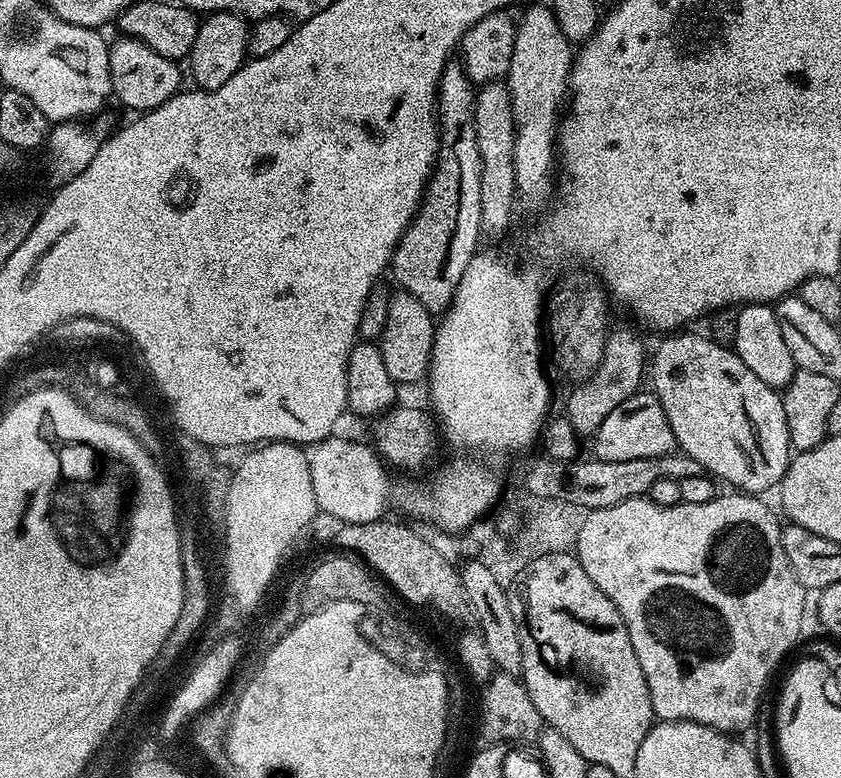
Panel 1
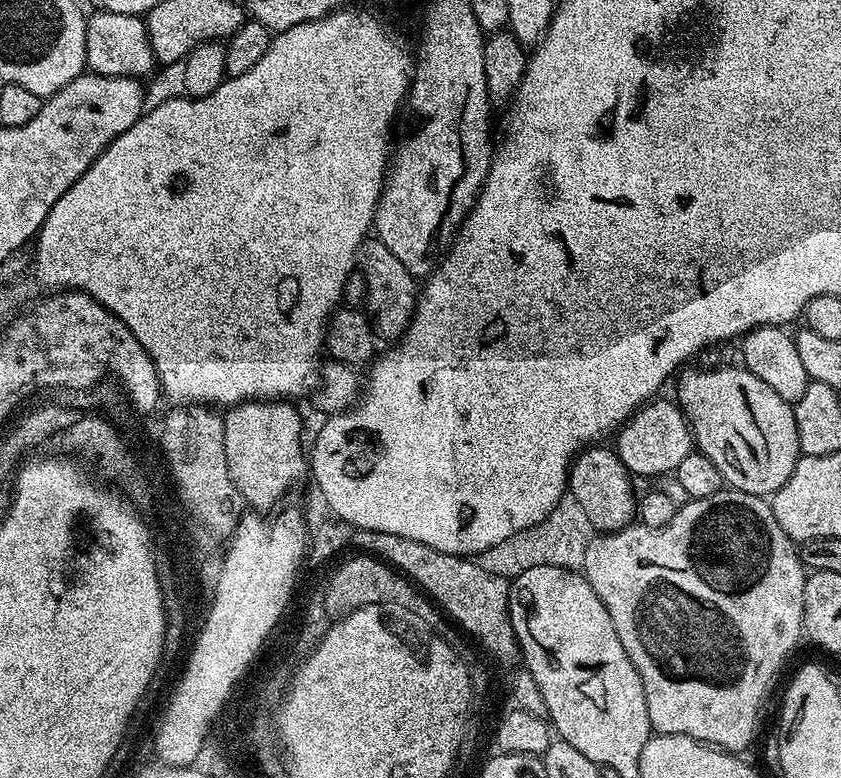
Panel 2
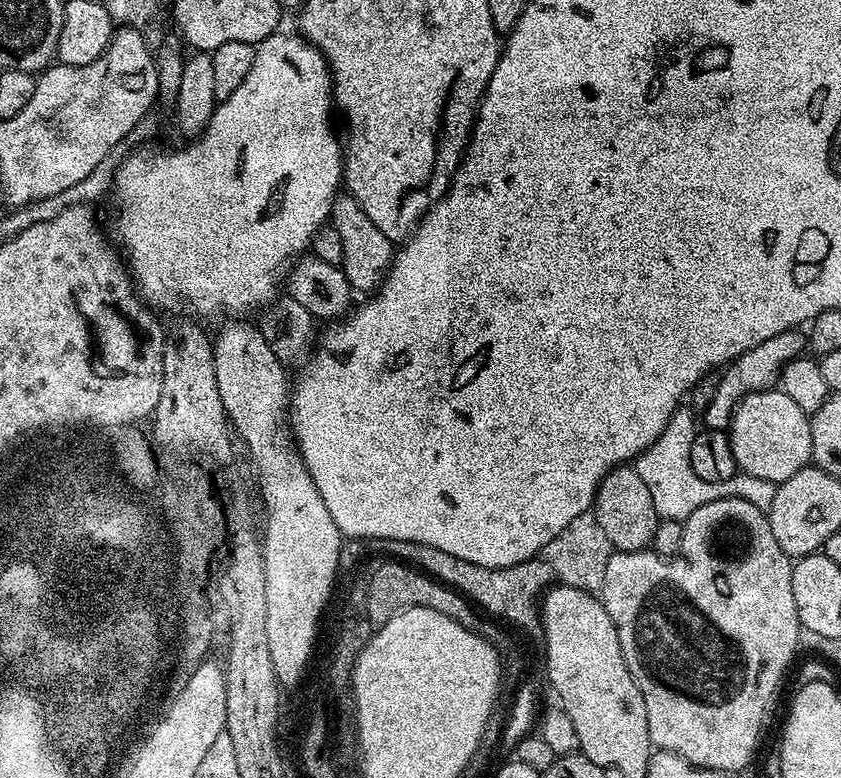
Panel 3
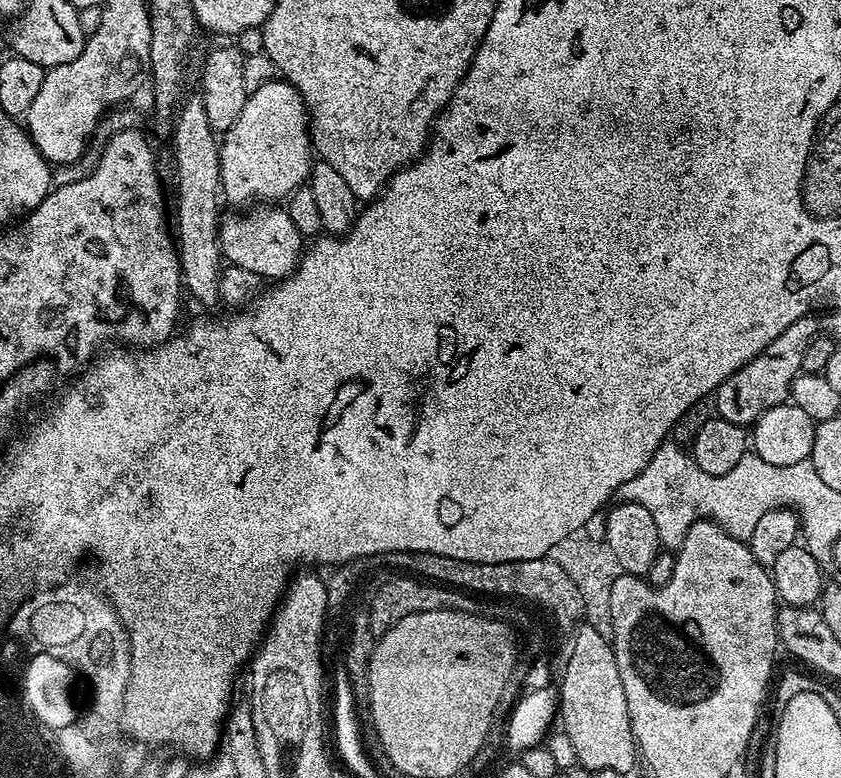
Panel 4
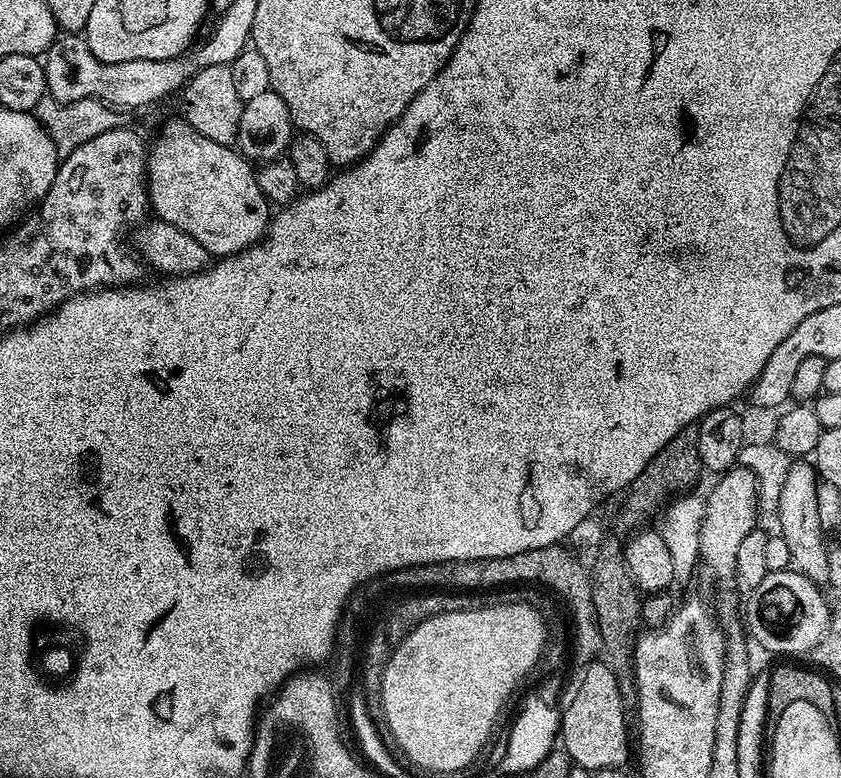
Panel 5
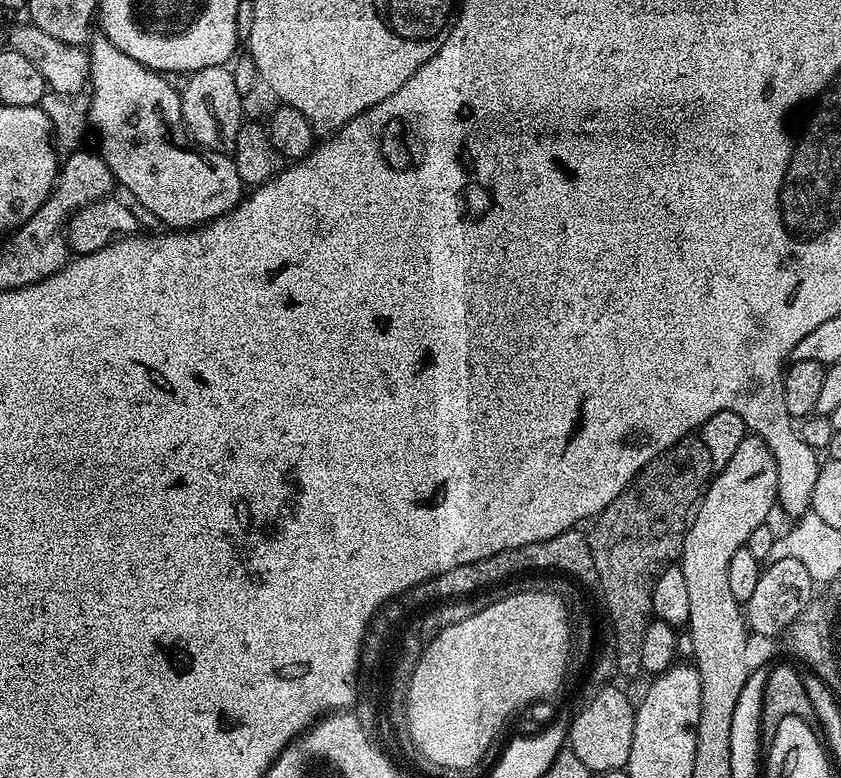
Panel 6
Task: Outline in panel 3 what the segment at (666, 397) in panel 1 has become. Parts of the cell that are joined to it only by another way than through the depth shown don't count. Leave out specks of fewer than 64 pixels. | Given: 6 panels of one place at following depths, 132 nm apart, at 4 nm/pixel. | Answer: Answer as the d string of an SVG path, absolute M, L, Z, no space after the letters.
M779 390L755 392L740 400L727 429L737 469L745 476L765 479L779 485L809 467L812 459L812 421L791 398Z

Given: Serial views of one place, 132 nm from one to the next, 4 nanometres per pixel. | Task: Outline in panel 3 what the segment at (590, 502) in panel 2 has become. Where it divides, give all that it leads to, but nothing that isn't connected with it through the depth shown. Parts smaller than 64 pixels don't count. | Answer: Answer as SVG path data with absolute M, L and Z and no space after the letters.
M621 466L606 474L596 492L594 515L602 530L606 530L606 538L615 551L645 551L655 536L658 517L654 502L650 499L650 490L646 490L646 482L642 482L635 467Z

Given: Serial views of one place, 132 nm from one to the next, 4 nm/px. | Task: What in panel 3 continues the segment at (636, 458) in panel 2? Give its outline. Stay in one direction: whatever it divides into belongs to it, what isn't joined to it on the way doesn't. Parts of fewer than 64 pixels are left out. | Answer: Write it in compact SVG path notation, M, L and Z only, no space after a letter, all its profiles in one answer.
M793 330L782 334L774 334L774 338L766 338L766 342L754 346L754 350L746 350L742 353L736 361L723 369L718 390L715 391L709 408L702 413L703 427L708 430L727 429L731 425L732 416L736 412L736 407L739 406L741 398L755 392L775 389L779 385L782 370L791 360L797 359L803 353L800 351L805 351L805 348L805 333L800 330Z

